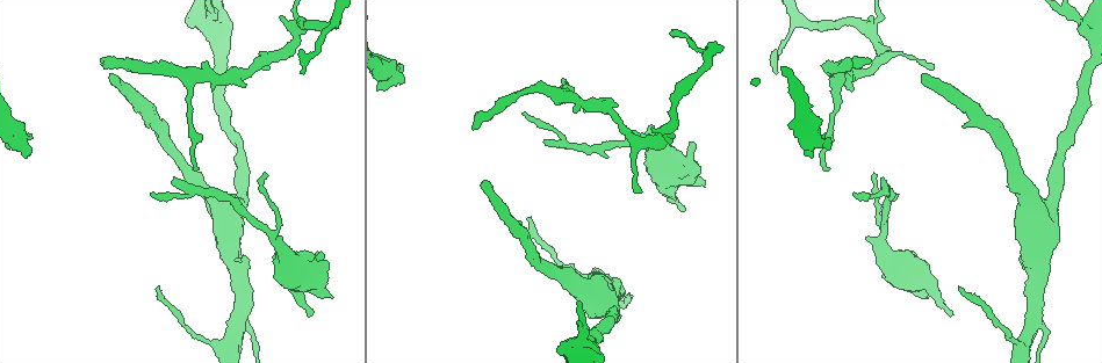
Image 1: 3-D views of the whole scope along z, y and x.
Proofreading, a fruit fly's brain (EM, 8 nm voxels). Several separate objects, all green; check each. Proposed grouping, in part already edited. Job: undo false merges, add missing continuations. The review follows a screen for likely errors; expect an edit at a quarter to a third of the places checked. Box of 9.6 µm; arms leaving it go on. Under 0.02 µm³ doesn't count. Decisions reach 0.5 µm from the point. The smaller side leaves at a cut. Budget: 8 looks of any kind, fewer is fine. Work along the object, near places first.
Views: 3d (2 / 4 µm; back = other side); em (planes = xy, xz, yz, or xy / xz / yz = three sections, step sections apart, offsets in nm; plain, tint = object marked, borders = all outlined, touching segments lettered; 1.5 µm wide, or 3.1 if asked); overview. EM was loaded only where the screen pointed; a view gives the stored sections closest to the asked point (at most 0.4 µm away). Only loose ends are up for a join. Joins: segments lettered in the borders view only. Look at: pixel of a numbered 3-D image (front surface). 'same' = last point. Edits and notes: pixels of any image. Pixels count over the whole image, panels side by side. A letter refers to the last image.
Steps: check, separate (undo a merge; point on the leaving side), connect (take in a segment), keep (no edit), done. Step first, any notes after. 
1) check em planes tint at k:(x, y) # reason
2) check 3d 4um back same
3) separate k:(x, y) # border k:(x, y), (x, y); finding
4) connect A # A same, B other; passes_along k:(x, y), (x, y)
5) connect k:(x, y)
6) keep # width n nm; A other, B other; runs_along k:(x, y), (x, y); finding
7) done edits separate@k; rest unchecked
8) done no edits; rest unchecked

check 3d 4um at 1:(175, 179) # an open end

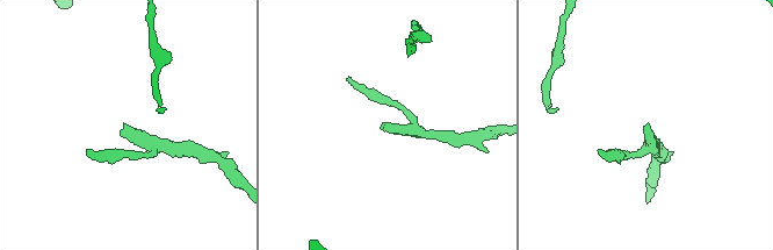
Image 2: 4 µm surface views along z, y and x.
check em xy step 8 tint at 2:(383, 127) # need the tissue

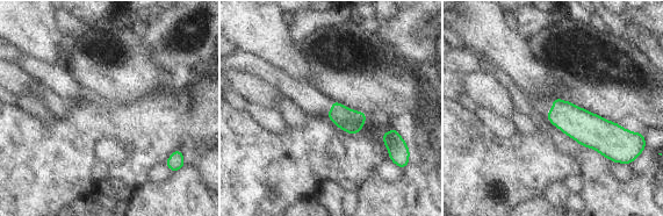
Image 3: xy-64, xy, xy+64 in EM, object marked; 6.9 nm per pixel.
check em planes borders same

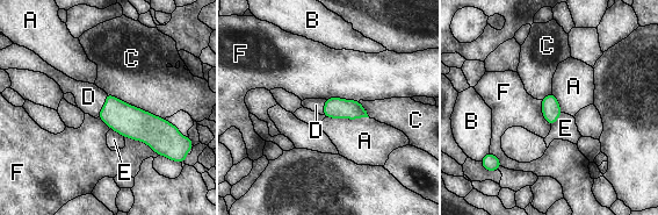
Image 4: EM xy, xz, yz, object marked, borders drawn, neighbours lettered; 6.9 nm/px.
connect 4:(88, 97) # A other, B other, C other, D same, E other, F other; passes_along 4:(129, 121), (105, 105), (88, 97); it goes on there

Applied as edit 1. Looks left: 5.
check overview # see it whole again

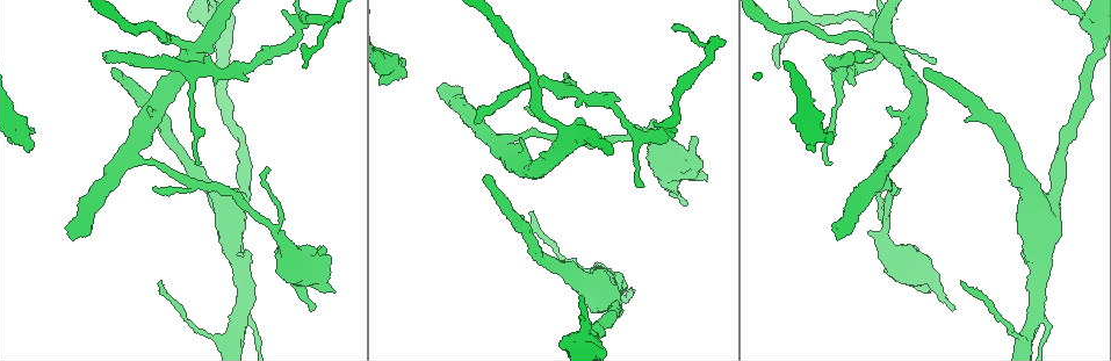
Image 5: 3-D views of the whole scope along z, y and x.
check em yz step 8 tint at 5:(324, 251)

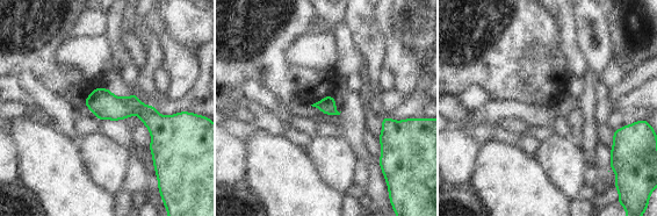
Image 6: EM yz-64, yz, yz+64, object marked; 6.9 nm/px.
check em planes borders same # another direction

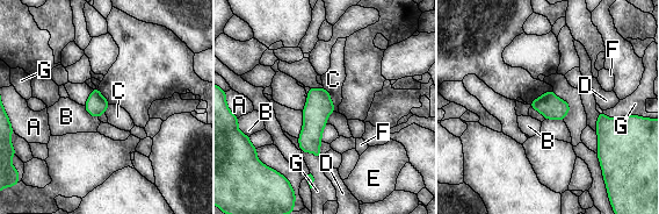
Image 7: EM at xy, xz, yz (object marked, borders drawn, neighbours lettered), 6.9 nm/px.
keep # width 150 nm; A other, B other, C other, D other, E other, F other, G other; no lettered segment goes on from it

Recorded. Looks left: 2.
check em planes borders at 5:(867, 23) # arms part here

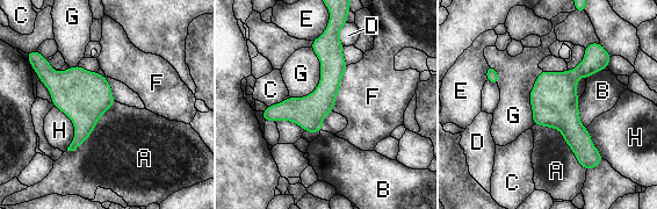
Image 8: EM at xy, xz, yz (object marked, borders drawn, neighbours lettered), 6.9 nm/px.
keep # A other, B other, C other, D other, E other, F other, G other, H other; border 8:(310, 48), (319, 84), (291, 98); one neuron here

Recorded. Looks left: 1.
done edits connect@4; rest unchecked

